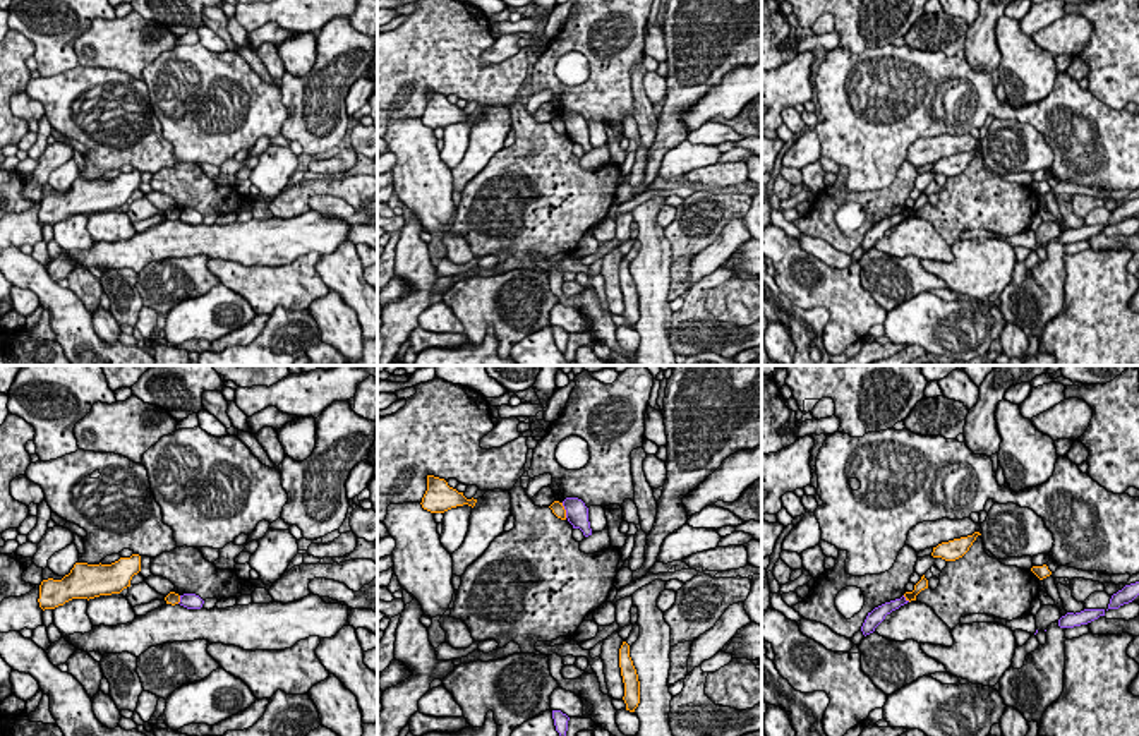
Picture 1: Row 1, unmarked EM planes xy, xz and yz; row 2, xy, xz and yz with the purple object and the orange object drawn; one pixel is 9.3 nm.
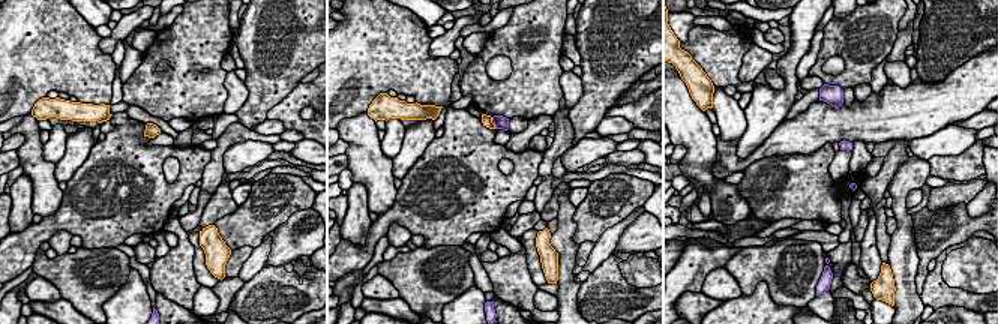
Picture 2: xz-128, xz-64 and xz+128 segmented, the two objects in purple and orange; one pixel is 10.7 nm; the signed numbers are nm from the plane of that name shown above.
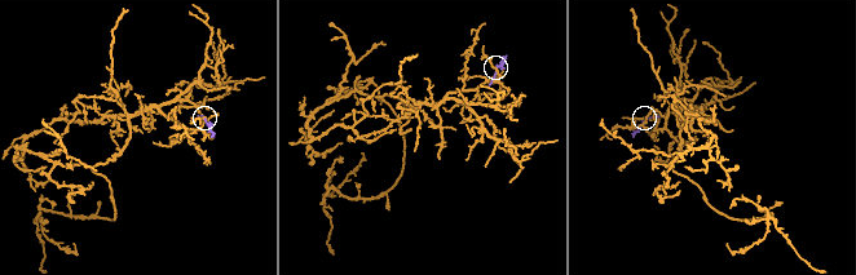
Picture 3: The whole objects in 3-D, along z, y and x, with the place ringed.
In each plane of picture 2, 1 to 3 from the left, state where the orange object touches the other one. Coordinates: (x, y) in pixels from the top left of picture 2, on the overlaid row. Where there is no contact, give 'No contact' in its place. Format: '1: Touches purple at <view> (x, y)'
1: No contact
2: Touches purple at xz-64 (495, 126)
3: No contact

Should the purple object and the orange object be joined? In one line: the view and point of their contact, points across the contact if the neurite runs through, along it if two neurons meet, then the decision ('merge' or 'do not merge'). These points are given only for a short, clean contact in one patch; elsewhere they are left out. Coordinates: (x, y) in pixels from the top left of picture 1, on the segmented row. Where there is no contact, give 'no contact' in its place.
contact xz (565, 508); border xz (561, 503), (566, 517); do not merge

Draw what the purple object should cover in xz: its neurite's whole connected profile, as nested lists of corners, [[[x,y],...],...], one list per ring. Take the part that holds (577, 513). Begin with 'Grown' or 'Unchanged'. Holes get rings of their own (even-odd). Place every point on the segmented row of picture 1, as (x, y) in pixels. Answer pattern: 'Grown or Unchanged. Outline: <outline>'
Unchanged. Outline: [[[566,498],[563,501],[566,510],[566,518],[573,525],[573,528],[580,528],[585,537],[592,535],[590,522],[588,522],[588,508],[578,498]]]

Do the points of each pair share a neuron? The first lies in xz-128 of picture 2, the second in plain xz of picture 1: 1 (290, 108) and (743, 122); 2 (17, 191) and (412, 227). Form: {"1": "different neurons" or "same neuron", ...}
{"1": "same neuron", "2": "same neuron"}

